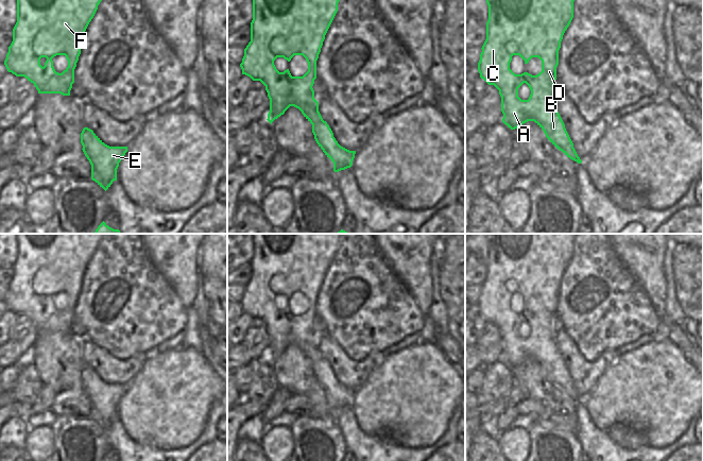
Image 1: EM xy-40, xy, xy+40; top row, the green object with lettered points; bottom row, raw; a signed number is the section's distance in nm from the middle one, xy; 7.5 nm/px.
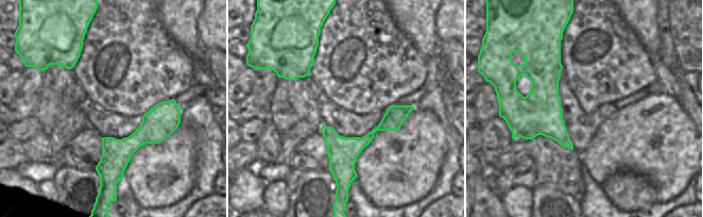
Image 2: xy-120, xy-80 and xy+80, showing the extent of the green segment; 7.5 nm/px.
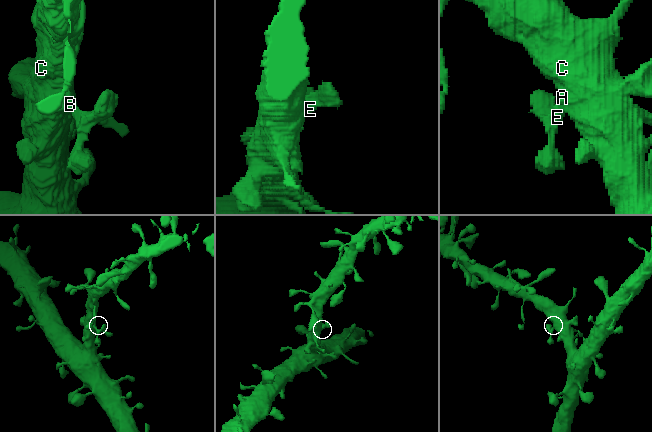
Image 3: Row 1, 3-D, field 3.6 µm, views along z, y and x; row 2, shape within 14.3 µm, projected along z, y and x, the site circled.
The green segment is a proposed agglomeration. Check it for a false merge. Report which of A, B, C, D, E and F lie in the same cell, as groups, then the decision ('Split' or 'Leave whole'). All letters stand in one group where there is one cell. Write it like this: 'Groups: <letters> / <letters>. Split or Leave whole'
Groups: A B C D E F. Leave whole.

